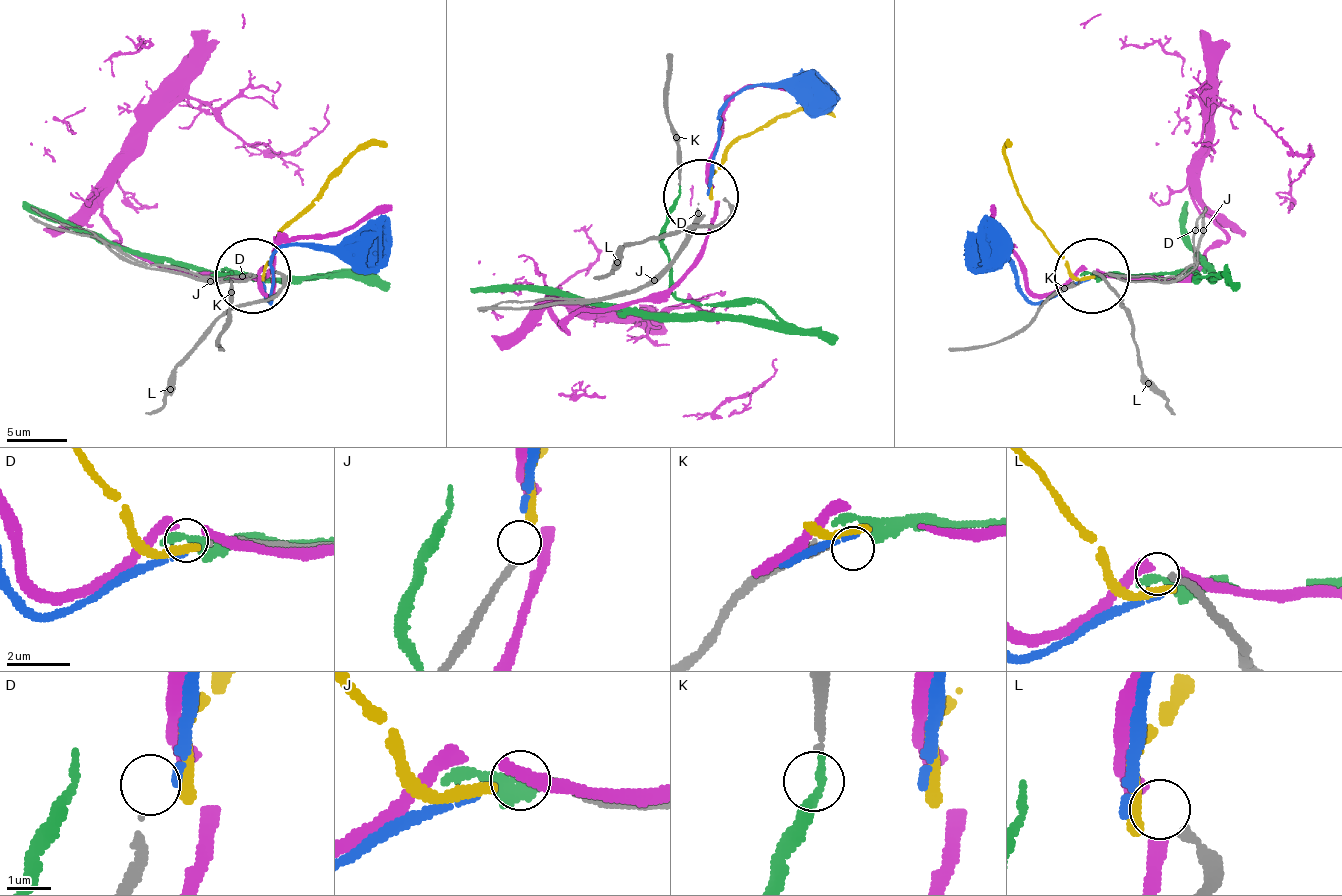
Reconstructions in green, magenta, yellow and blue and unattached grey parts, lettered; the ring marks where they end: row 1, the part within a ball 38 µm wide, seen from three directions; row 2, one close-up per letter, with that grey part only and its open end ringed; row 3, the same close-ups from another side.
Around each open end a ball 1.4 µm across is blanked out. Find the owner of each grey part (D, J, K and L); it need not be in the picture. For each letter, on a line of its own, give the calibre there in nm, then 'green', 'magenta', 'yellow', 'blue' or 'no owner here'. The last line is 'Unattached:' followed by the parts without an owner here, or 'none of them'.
D: calibre 160 nm; no owner here
J: calibre 220 nm; yellow
K: calibre 240 nm; green
L: calibre 240 nm; no owner here
Unattached: D, L

